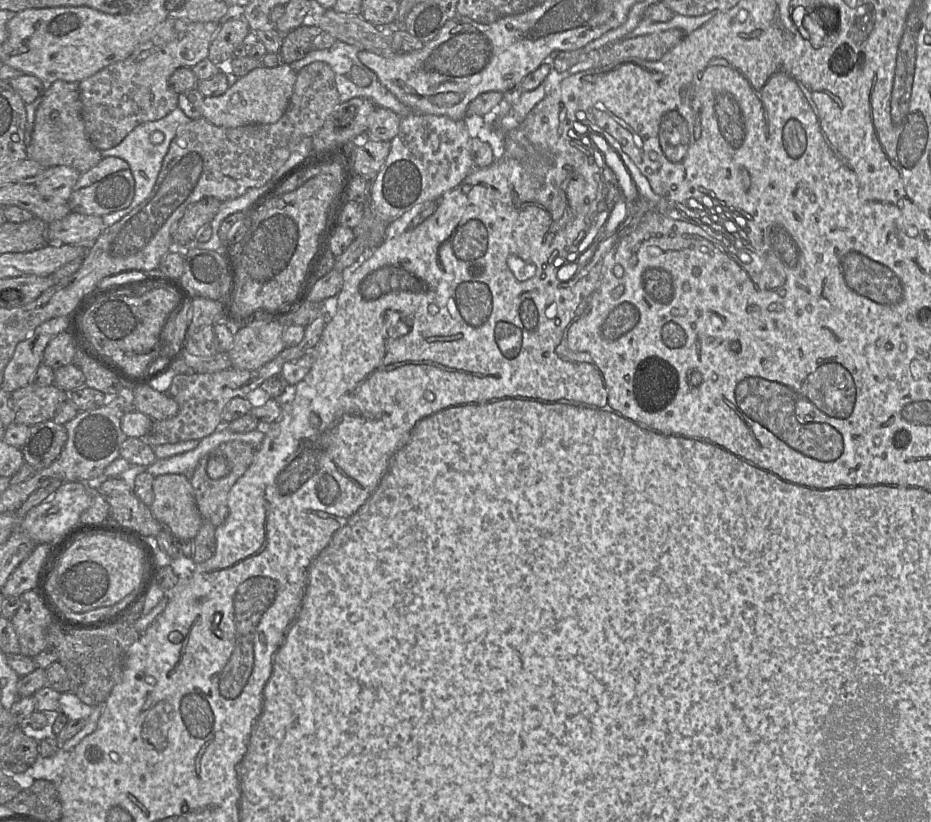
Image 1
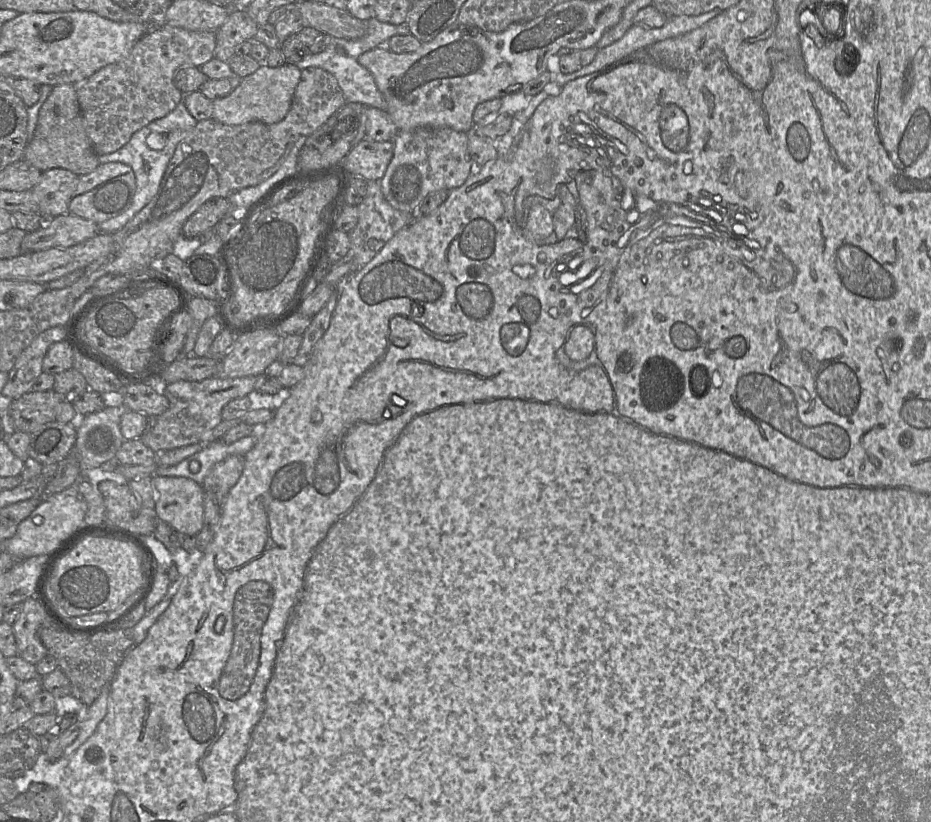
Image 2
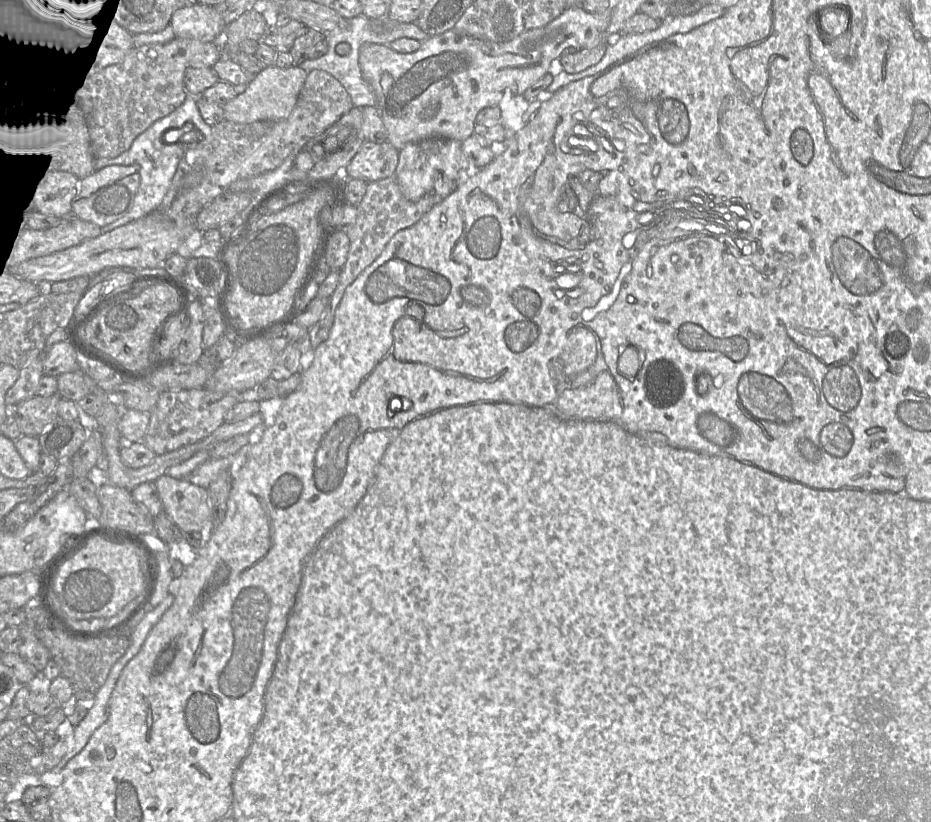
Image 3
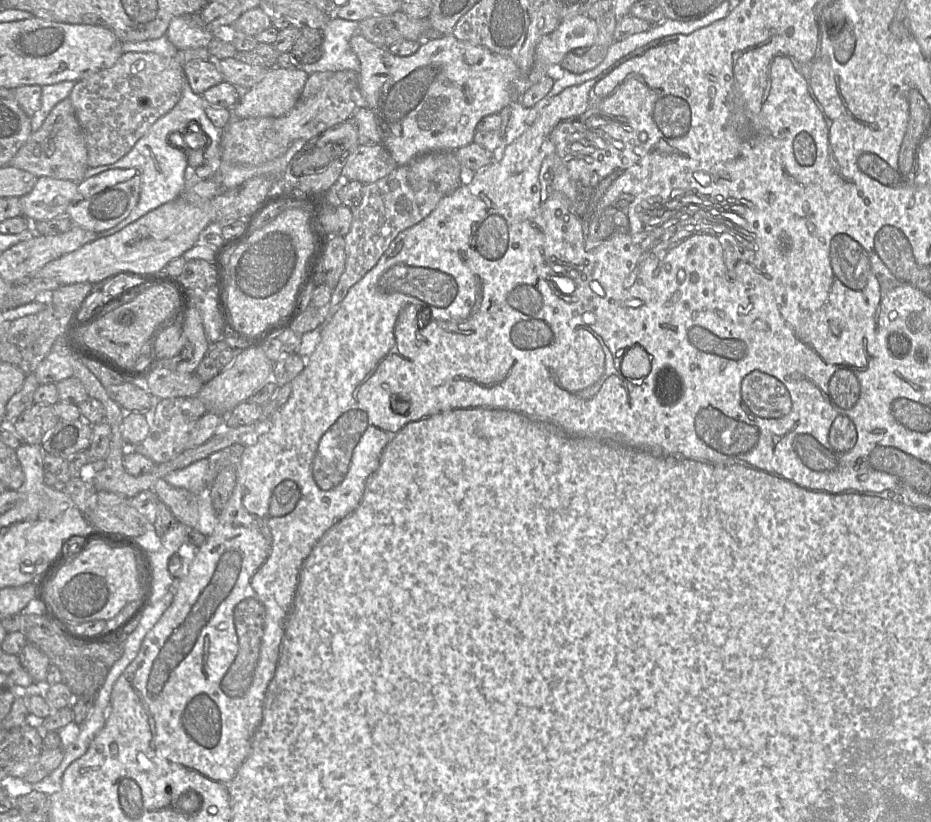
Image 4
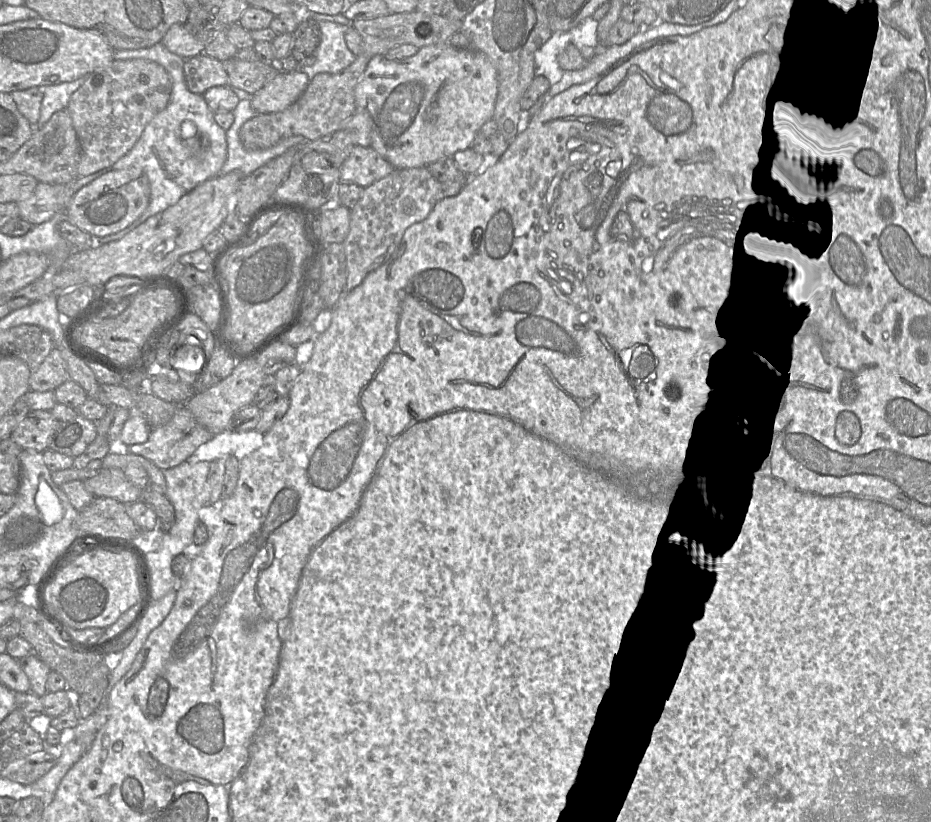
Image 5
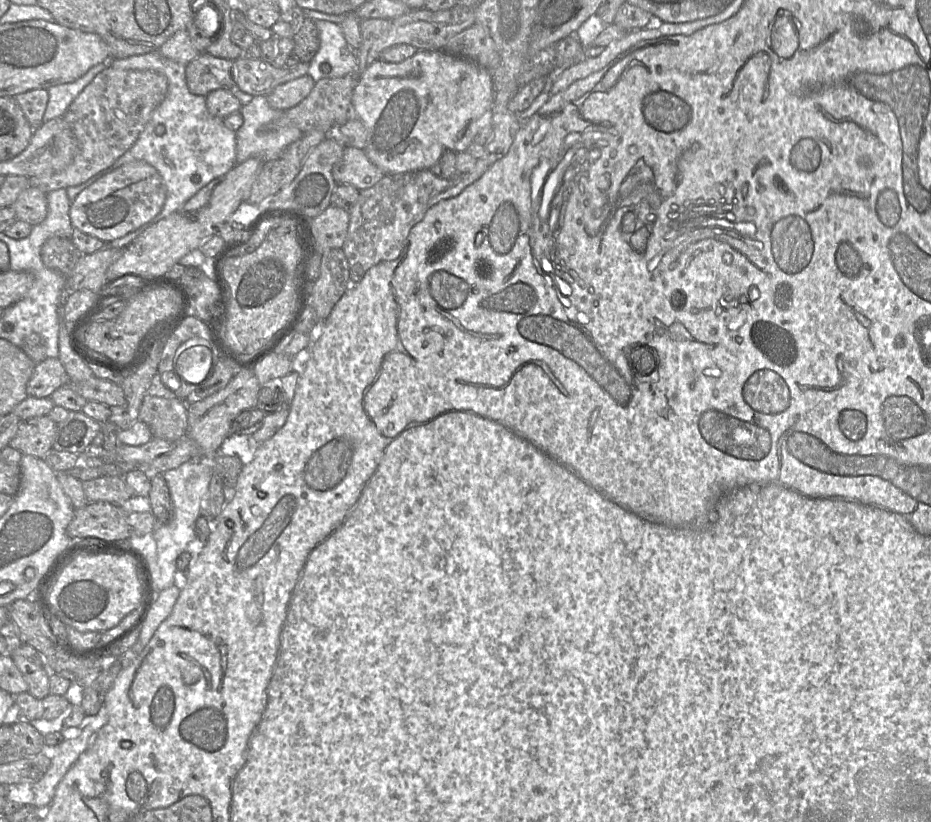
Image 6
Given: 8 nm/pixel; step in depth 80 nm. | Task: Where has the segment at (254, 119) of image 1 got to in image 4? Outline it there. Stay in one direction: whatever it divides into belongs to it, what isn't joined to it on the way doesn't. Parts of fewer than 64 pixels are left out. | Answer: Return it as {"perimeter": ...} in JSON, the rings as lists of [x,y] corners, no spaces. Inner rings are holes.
{"perimeter":[[[273,67],[231,108],[233,119],[282,117],[298,101],[309,75],[300,69]]]}

